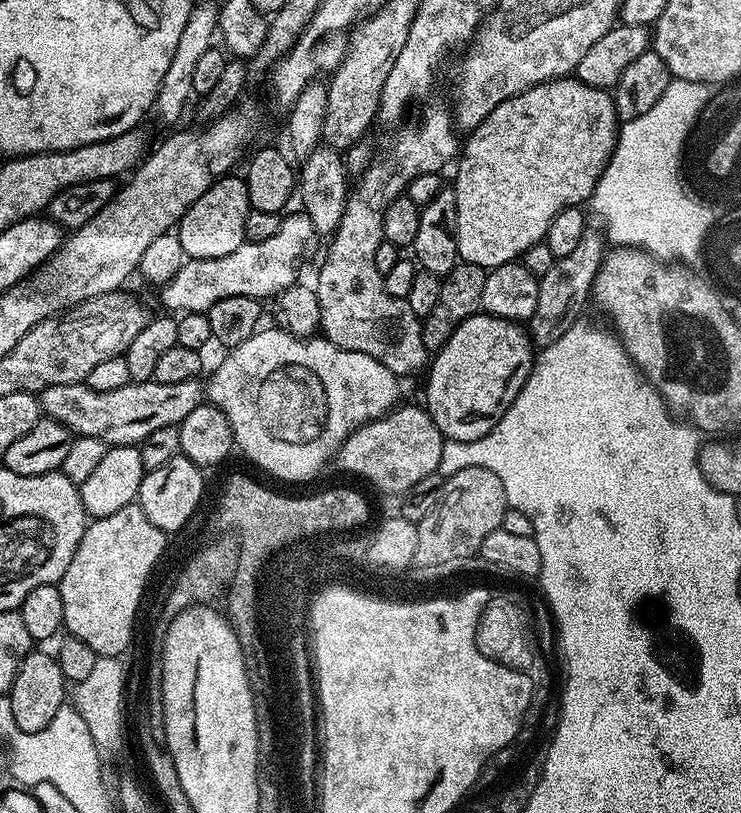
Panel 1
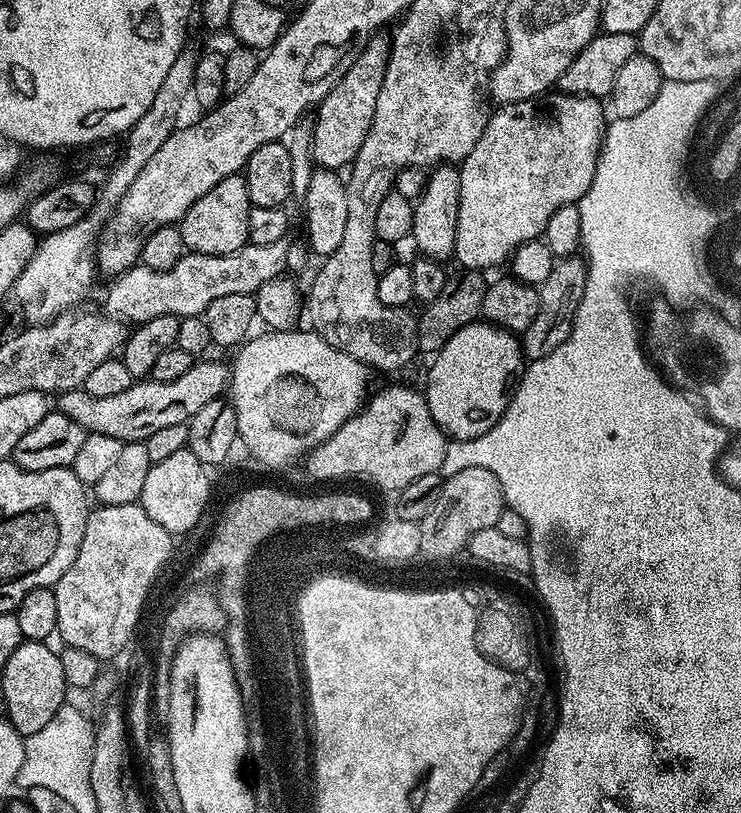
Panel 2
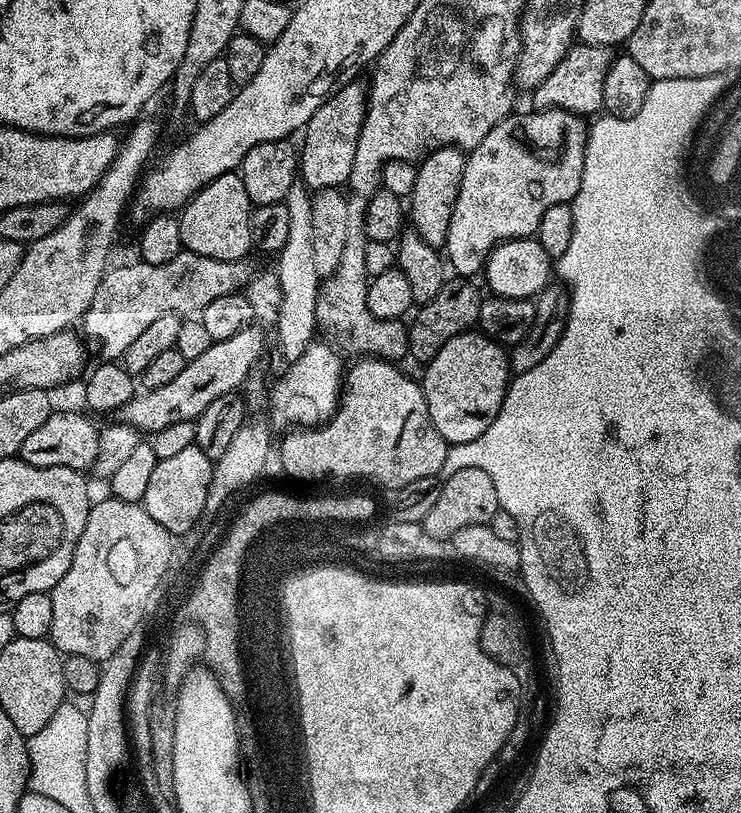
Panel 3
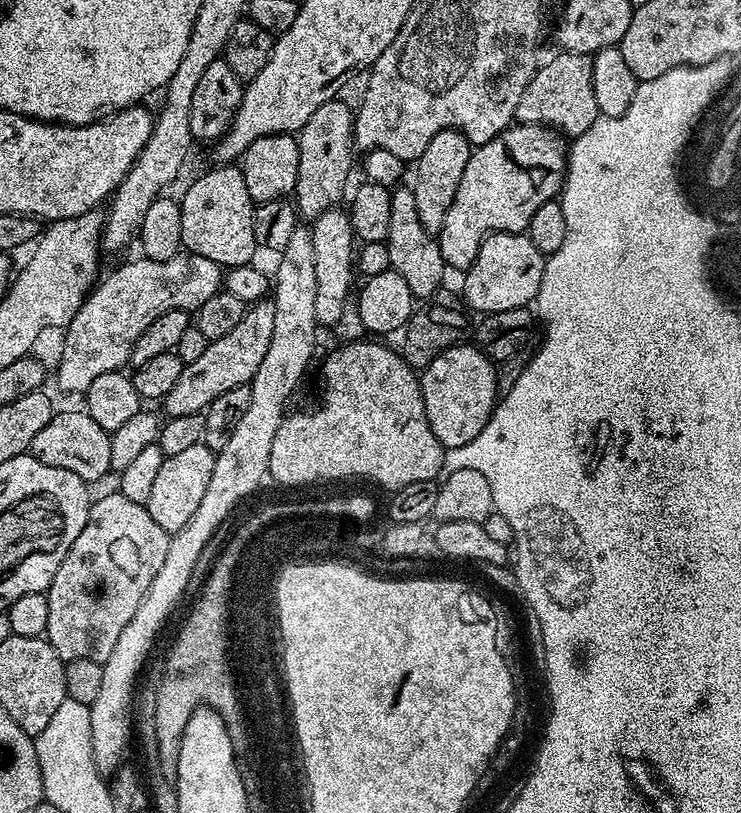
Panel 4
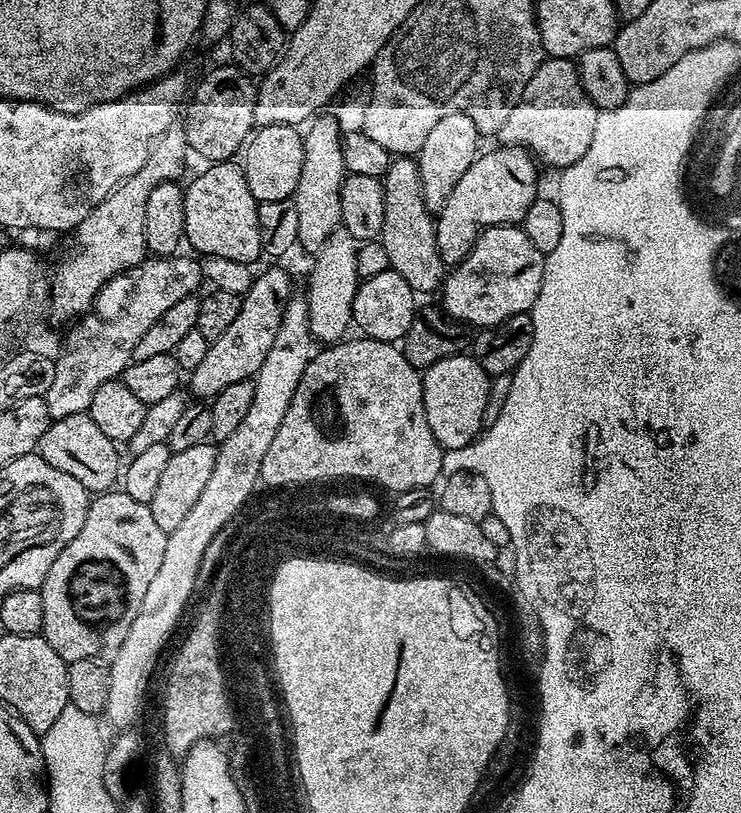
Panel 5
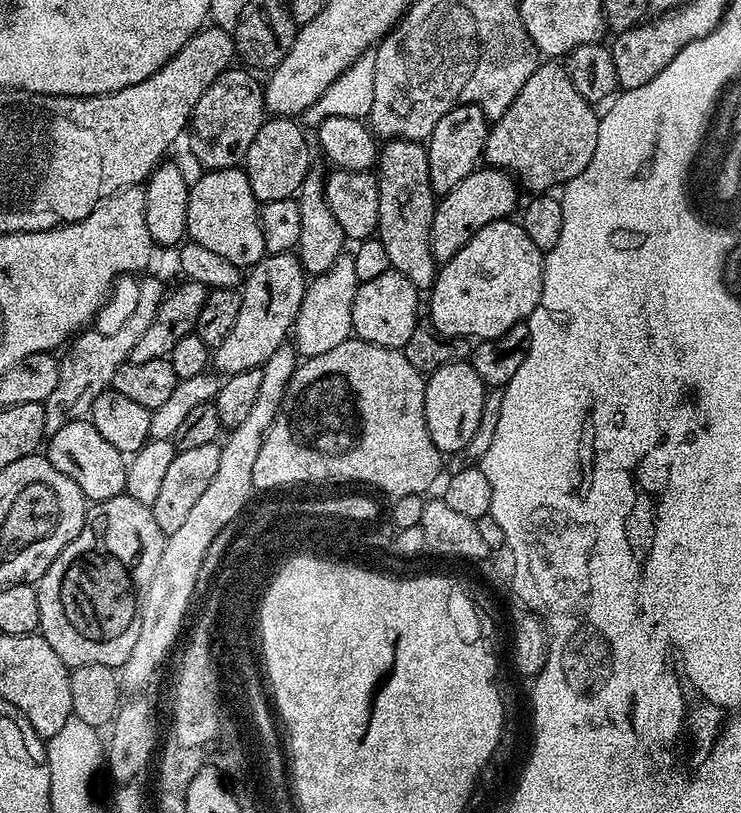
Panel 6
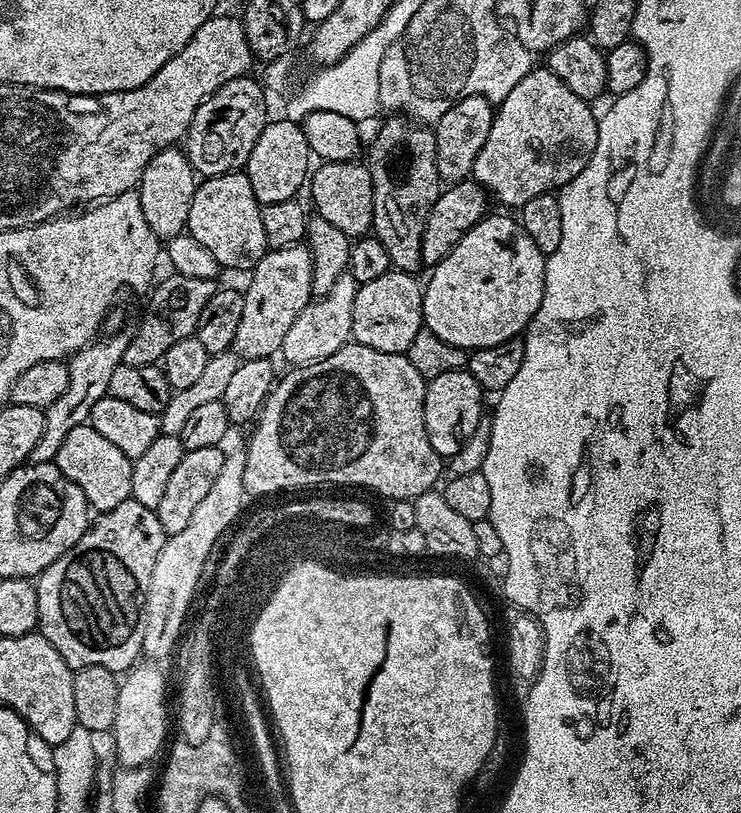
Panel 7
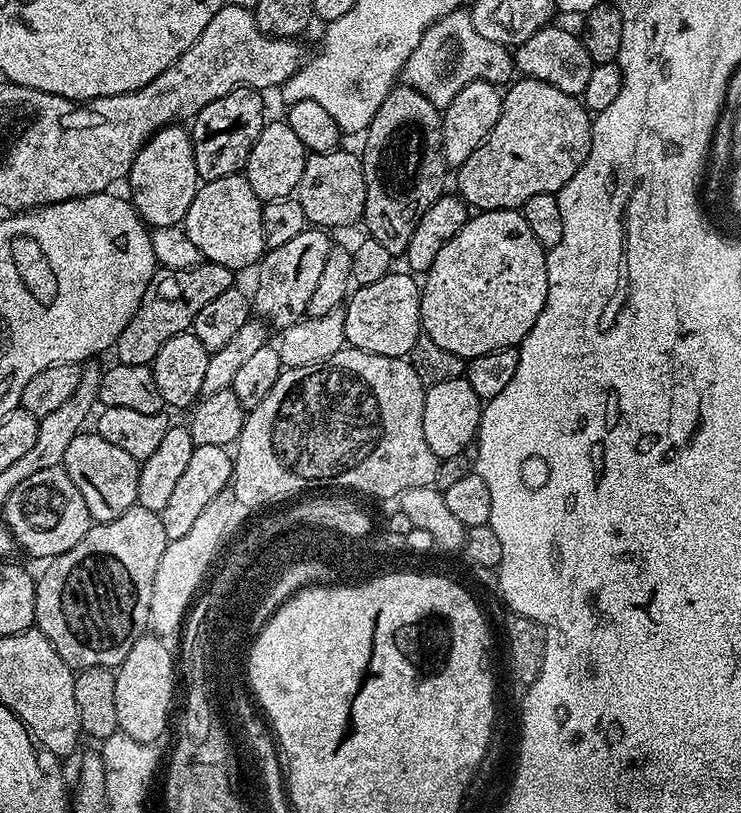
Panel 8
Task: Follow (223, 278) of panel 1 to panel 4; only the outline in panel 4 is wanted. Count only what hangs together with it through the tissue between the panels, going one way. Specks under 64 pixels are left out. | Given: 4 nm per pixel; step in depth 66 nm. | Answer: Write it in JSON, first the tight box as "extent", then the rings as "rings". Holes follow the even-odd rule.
{"extent":[56,254,222,394],"rings":[[[181,254],[166,262],[137,258],[101,279],[84,299],[84,305],[63,329],[64,349],[56,380],[68,392],[83,394],[90,382],[107,372],[121,371],[132,359],[134,342],[166,310],[195,310],[222,288],[219,264],[191,254]]]}

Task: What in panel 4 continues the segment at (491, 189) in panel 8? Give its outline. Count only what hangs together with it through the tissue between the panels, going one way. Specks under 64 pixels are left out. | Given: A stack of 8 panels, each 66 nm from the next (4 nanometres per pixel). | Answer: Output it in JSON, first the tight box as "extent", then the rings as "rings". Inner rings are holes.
{"extent":[516,51,600,138],"rings":[[[557,51],[553,60],[545,59],[530,78],[530,86],[522,90],[522,99],[518,101],[516,120],[521,124],[542,124],[568,138],[577,138],[583,135],[590,126],[594,126],[597,116],[600,115],[598,102],[594,98],[594,82],[592,81],[592,56],[587,52]]]}

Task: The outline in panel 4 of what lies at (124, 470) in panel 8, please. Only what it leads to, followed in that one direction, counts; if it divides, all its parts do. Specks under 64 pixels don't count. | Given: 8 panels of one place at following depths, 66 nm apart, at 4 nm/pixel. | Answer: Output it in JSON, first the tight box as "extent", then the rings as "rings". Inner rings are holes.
{"extent":[30,411,112,482],"rings":[[[57,411],[42,426],[42,431],[37,434],[30,449],[30,455],[46,462],[46,466],[58,466],[62,470],[70,470],[70,474],[78,474],[85,482],[100,480],[104,475],[112,472],[110,462],[111,435],[94,418],[88,416],[87,411],[60,412]]]}

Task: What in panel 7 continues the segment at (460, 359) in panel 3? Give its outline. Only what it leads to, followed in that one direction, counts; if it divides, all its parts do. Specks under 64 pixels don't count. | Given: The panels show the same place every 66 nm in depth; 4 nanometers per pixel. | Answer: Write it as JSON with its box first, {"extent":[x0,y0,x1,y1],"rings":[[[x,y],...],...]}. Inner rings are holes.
{"extent":[424,368,486,458],"rings":[[[463,368],[450,370],[446,374],[438,374],[438,378],[427,381],[424,389],[426,434],[430,438],[430,446],[434,446],[434,450],[440,457],[449,458],[462,450],[463,444],[467,442],[467,439],[473,434],[475,427],[478,426],[481,416],[485,415],[484,399],[486,399],[484,389],[480,388],[476,379]]]}

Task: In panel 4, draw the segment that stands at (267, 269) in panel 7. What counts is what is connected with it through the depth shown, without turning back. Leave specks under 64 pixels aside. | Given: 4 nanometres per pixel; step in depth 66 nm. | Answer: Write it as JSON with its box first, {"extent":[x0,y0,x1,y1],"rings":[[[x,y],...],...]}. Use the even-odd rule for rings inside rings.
{"extent":[166,299,274,416],"rings":[[[271,299],[257,300],[245,311],[242,322],[230,330],[230,334],[211,341],[206,351],[194,362],[184,366],[174,390],[166,397],[168,416],[181,416],[204,412],[218,398],[218,394],[226,394],[226,390],[234,390],[234,386],[251,385],[254,374],[258,374],[258,365],[266,350],[270,350],[270,338],[274,335],[274,306]]]}

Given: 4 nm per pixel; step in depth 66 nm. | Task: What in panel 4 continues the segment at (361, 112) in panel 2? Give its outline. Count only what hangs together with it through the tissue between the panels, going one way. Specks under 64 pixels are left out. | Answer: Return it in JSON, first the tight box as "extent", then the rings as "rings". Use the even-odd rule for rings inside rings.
{"extent":[294,98,354,222],"rings":[[[344,98],[318,106],[298,133],[298,182],[294,193],[297,213],[308,222],[316,221],[326,210],[337,207],[344,196],[348,175],[352,172],[354,153],[354,108]]]}

